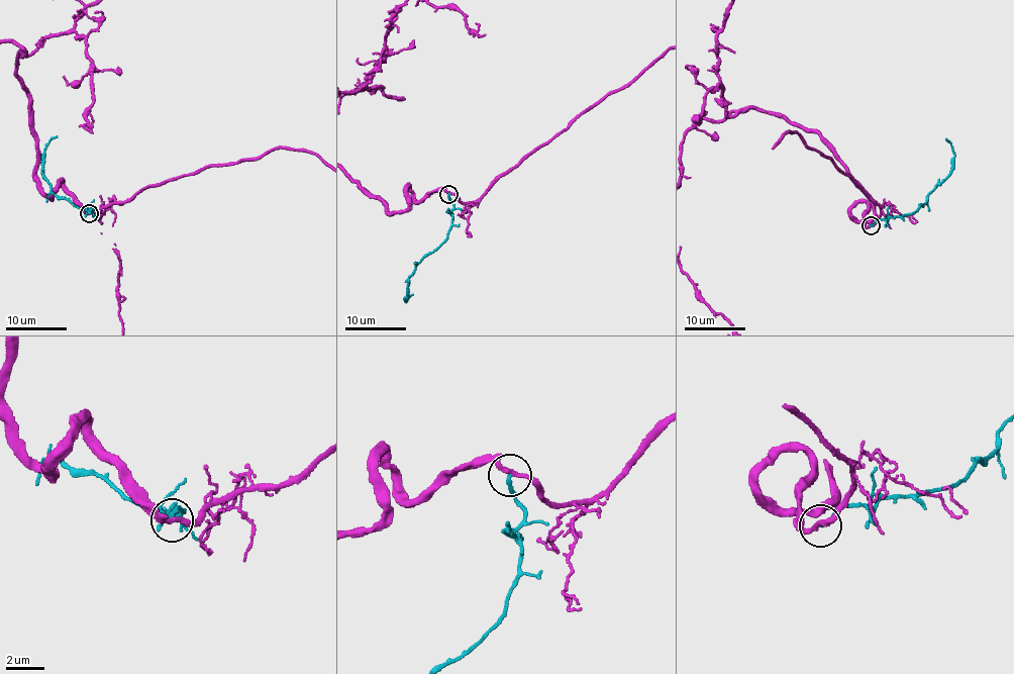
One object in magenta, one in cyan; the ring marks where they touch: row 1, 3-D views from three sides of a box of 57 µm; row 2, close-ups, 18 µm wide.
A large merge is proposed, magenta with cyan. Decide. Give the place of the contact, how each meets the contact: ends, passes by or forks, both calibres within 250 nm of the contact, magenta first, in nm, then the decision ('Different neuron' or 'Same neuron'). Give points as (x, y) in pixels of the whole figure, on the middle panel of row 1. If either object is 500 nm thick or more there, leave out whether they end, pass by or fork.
Place: (448, 194). At the ring magenta passes by. At the ring cyan ends. Thickness 240 nm (magenta) against 190 nm. Different neuron

